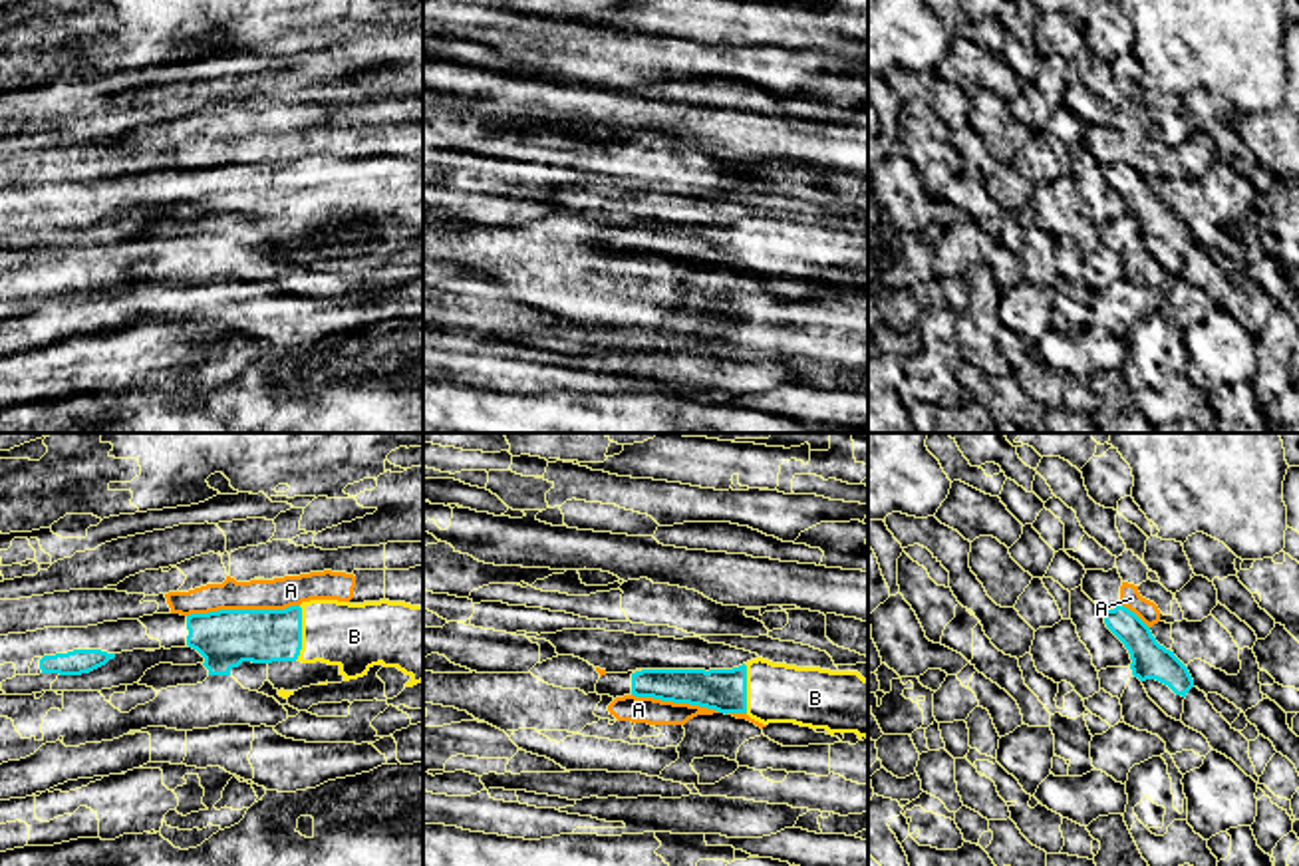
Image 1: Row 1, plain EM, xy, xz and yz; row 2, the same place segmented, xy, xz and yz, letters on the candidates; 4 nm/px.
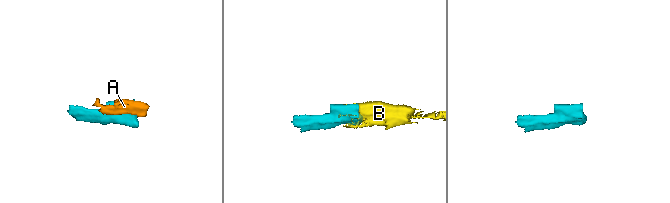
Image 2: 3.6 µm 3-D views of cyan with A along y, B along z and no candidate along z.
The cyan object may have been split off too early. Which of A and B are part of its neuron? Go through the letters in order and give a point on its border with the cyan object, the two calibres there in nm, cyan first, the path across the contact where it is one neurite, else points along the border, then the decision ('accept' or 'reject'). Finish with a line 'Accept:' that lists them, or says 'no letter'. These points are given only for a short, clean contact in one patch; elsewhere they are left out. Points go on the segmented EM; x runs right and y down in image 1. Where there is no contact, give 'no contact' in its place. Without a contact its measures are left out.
A: meets cyan in xy at (243, 610); 240 nm thick on the cyan side, 130 nm on the other; border along xy (298, 604), (285, 608), (219, 608), (187, 616); reject
B: meets cyan in xy at (300, 634); 220 nm thick on the cyan side, 280 nm on the other; accept
Accept: B

